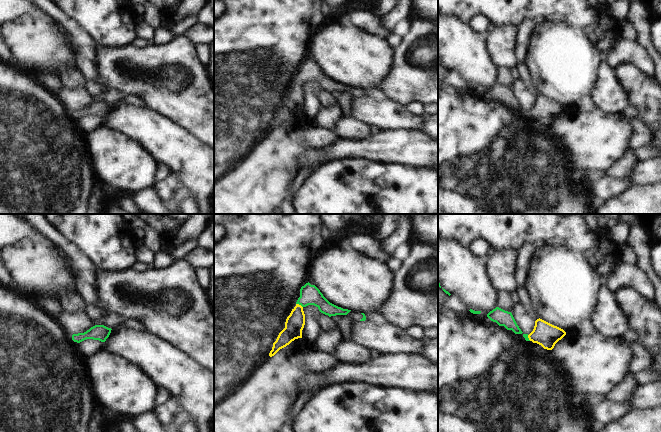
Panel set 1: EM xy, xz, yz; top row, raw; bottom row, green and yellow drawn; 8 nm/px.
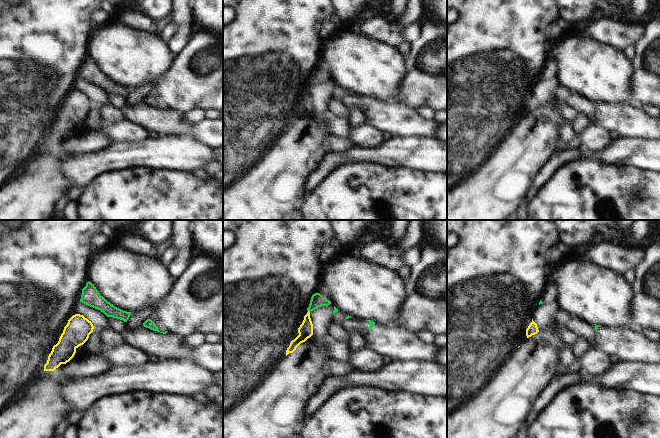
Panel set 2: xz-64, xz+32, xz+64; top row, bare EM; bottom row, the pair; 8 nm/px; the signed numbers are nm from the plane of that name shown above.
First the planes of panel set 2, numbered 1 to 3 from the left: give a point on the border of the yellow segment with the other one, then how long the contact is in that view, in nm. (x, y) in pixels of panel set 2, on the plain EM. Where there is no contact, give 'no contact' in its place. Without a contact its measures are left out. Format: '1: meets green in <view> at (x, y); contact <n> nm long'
1: no contact
2: no contact
3: no contact

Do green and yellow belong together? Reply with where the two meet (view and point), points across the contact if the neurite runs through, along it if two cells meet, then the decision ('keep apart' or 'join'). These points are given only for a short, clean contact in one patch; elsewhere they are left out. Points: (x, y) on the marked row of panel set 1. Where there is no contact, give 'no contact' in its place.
meets green in xz at (299, 304); runs through xz (309, 294), (299, 304), (295, 322); join

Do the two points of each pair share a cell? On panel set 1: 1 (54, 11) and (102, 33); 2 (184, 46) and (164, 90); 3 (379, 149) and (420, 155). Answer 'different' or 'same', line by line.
1: different
2: same
3: same

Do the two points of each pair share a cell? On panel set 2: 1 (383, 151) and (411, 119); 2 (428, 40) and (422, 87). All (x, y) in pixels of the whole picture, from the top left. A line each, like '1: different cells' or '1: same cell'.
1: different cells
2: same cell

